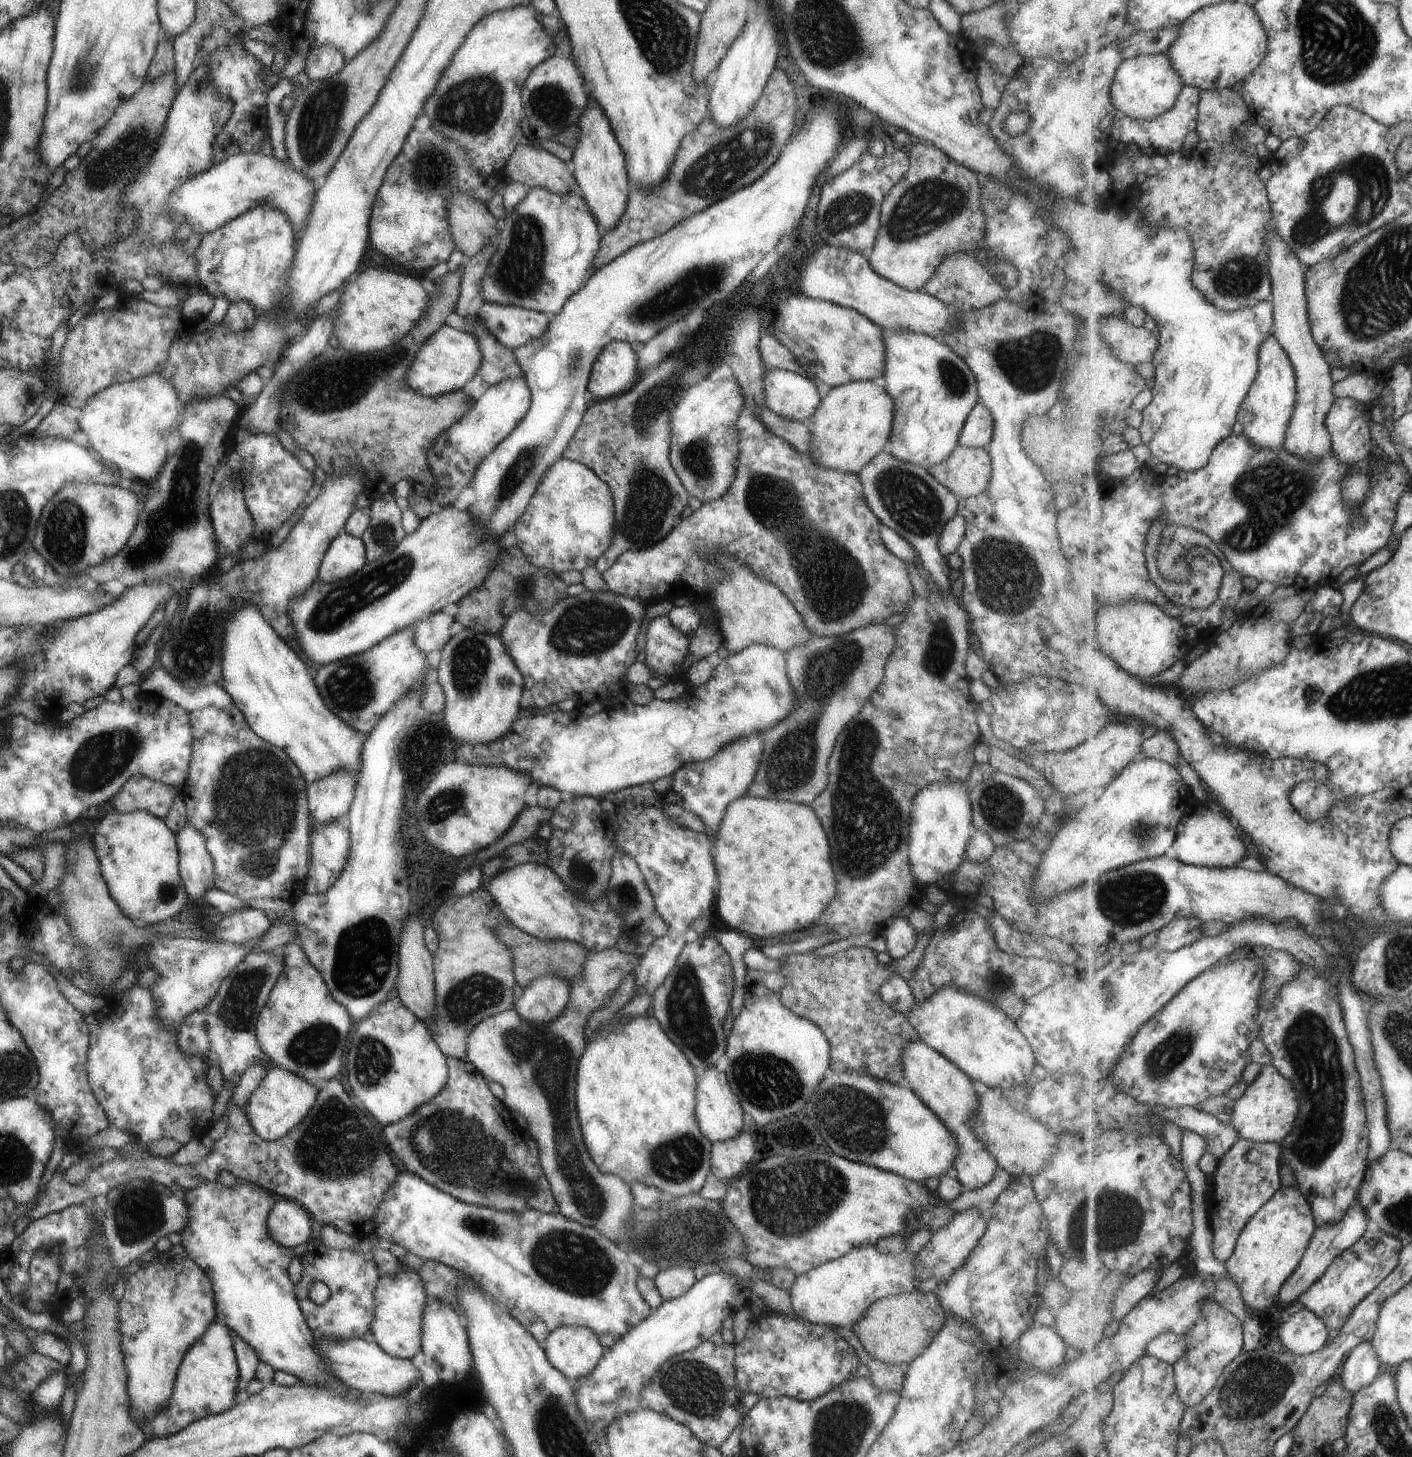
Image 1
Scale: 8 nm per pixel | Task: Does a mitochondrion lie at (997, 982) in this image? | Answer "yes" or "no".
yes

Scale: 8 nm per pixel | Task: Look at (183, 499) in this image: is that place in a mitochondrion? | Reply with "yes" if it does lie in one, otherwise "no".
yes

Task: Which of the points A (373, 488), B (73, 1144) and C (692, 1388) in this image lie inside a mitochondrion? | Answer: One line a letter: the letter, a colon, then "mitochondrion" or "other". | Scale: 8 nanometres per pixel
A: other
B: other
C: mitochondrion

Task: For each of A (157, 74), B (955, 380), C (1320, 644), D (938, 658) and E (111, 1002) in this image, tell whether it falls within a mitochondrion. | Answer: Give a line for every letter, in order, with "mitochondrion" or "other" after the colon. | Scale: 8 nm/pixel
A: other
B: mitochondrion
C: other
D: mitochondrion
E: other

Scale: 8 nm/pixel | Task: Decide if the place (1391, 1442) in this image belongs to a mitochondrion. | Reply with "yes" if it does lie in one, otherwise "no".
yes

